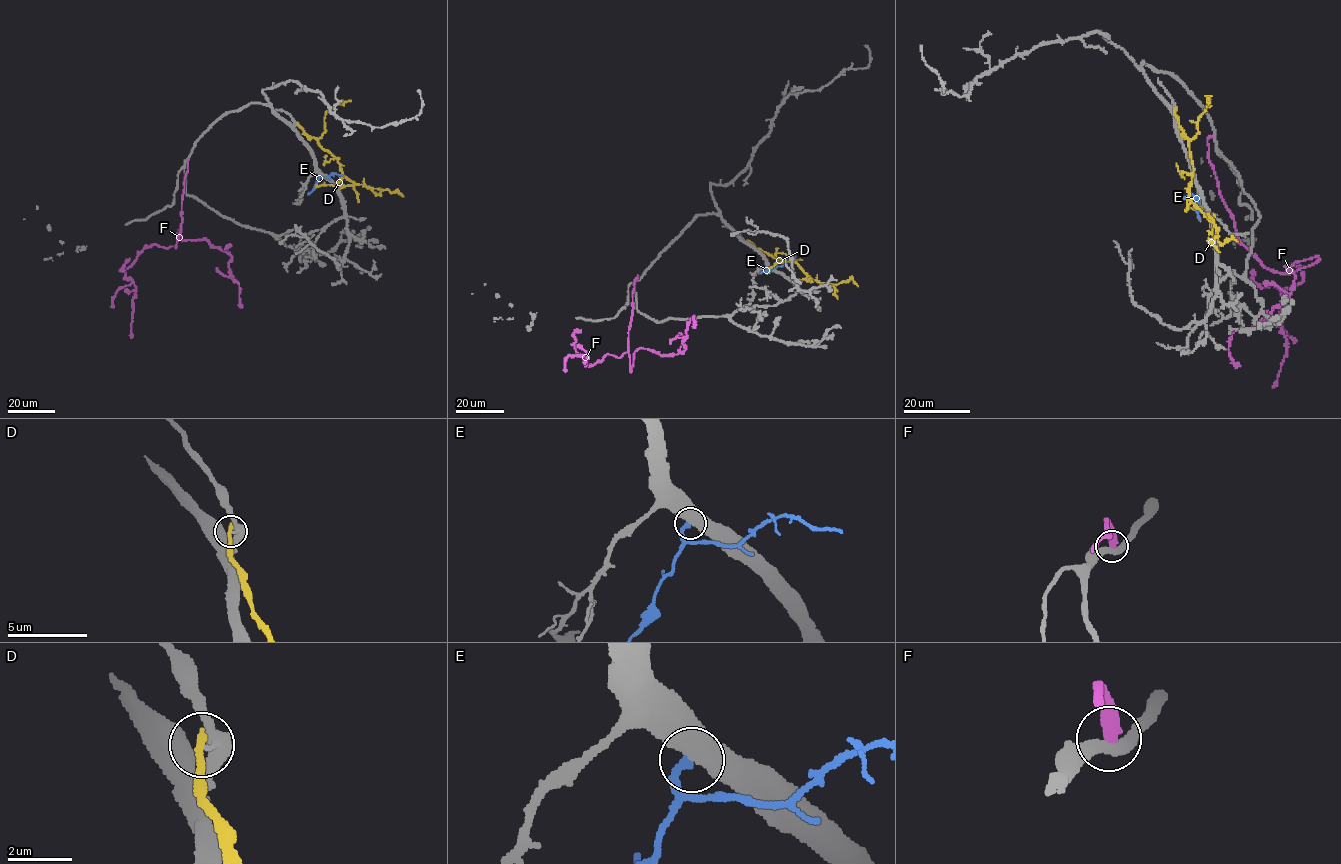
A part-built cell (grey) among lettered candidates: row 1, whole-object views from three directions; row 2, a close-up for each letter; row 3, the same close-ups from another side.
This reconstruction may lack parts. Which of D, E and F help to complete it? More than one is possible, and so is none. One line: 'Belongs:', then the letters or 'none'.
Belongs: none

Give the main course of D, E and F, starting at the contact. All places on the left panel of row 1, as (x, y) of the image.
D: (297, 123), (336, 159), (342, 174), (356, 184), (397, 191), (403, 196)
E: (320, 174), (320, 177), (328, 177), (333, 173), (343, 176)
F: (188, 158), (176, 247), (178, 230), (183, 241), (205, 239), (227, 251), (229, 271), (239, 284), (238, 305)

